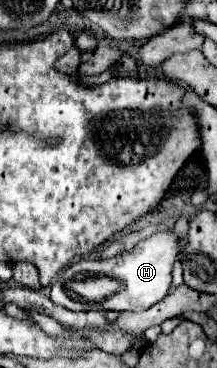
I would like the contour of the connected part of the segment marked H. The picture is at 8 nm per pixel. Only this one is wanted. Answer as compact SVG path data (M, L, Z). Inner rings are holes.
M168 230L168 232L158 232L152 238L140 242L134 250L122 252L122 254L118 254L114 258L108 258L108 260L82 258L78 262L66 266L58 274L58 278L56 278L56 282L54 282L52 290L50 290L50 300L54 304L58 304L58 306L68 308L68 310L118 310L118 312L142 312L142 310L148 310L150 306L154 306L156 302L160 302L168 294L168 290L172 286L172 264L176 262L178 252L180 252L178 236L172 230ZM100 274L118 276L122 280L122 290L112 294L110 298L102 300L102 302L86 302L82 296L78 296L72 290L74 280L84 280L88 276L100 276Z

